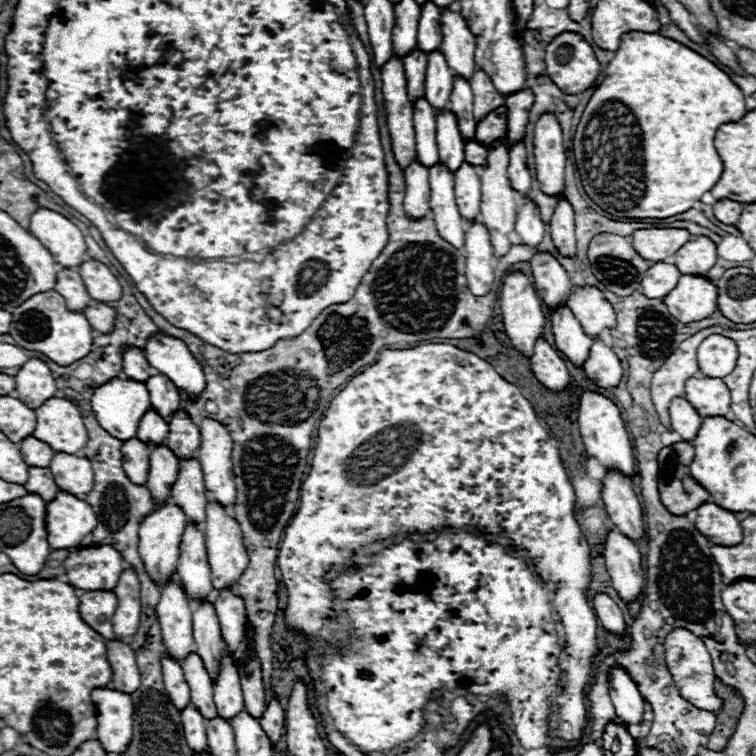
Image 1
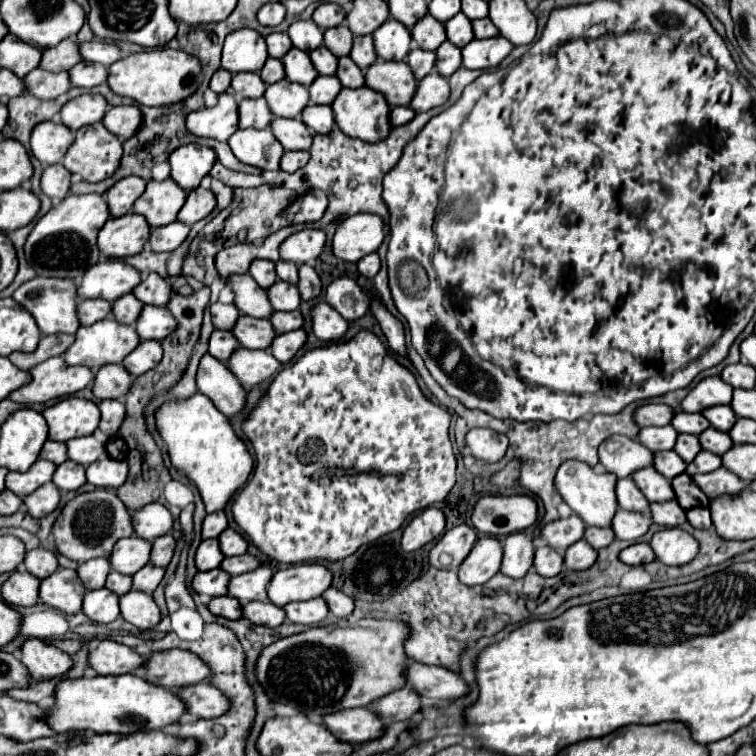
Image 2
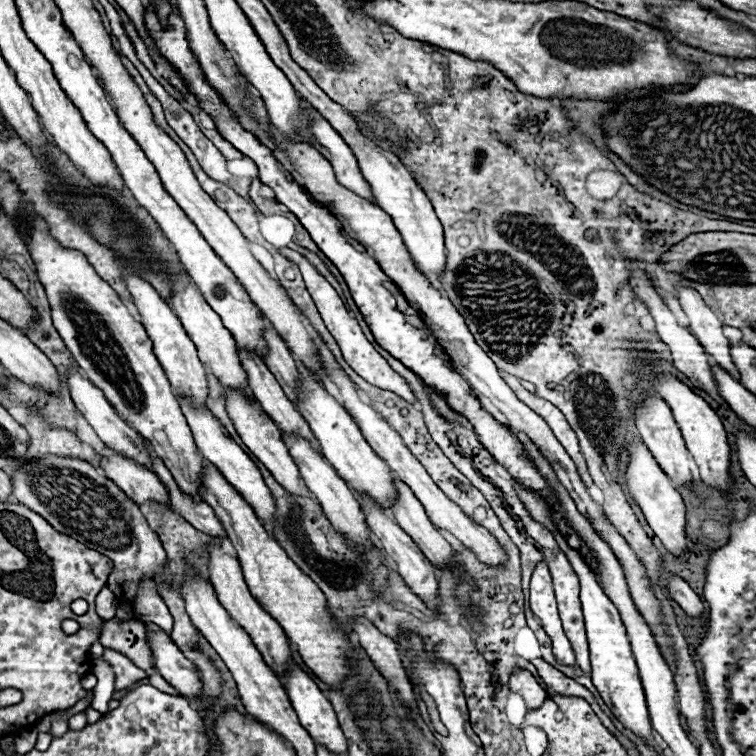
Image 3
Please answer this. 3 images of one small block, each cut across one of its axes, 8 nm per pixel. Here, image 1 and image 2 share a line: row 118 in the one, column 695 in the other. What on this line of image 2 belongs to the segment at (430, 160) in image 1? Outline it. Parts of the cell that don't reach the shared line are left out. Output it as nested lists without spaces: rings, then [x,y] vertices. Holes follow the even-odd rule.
[[[676,412],[676,416],[672,418],[672,426],[676,428],[676,432],[684,432],[684,434],[700,434],[706,428],[710,428],[710,422],[702,416],[702,414],[688,414],[688,412]]]

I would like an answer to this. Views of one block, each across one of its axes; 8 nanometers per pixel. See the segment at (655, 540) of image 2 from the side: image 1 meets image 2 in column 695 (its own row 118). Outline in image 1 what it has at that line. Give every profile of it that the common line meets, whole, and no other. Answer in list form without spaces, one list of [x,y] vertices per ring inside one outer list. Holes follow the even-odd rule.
[[[552,112],[542,114],[534,124],[534,160],[542,192],[560,194],[564,190],[566,150],[558,118]]]

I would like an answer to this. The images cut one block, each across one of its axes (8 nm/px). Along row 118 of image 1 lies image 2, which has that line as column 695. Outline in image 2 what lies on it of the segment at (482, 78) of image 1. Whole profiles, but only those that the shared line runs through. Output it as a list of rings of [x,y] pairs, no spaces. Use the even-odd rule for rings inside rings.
[[[720,466],[714,472],[708,474],[698,474],[694,476],[694,482],[702,488],[702,492],[708,498],[720,498],[724,494],[740,494],[742,490],[748,488],[748,484],[744,480],[740,480],[736,474],[732,474],[730,470],[726,470],[724,466]]]

